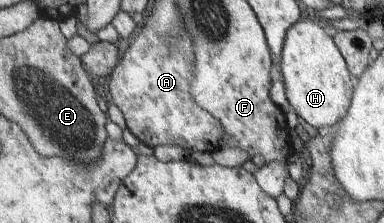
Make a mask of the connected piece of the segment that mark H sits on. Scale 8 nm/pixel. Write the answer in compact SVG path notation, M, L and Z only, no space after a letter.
M315 21L297 22L287 34L278 60L281 67L279 77L291 108L316 129L334 129L351 105L354 88L349 81L346 60L335 45L332 32Z

